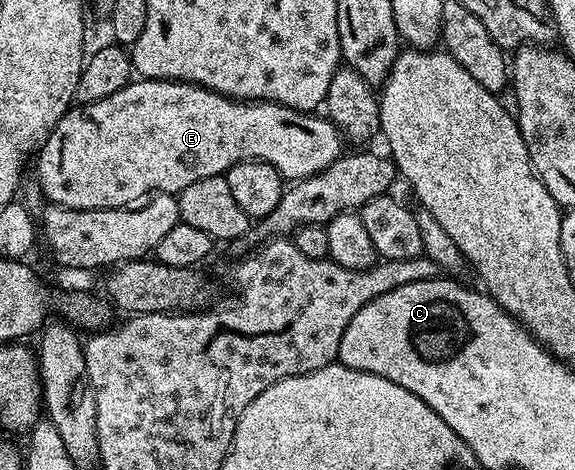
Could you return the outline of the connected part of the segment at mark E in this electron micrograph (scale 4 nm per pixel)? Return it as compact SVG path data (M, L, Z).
M133 79L126 87L122 87L122 91L114 91L110 99L102 99L93 105L69 108L64 118L56 124L54 131L46 139L44 146L38 151L38 156L35 158L37 161L34 180L40 187L43 200L53 205L61 205L67 209L123 209L152 194L179 195L183 189L190 187L190 183L198 183L198 179L227 174L230 167L243 161L265 161L275 167L281 177L289 182L301 181L310 175L320 173L326 167L330 167L330 163L337 161L342 156L340 145L342 146L340 132L332 126L327 116L317 115L315 112L300 113L285 105L277 105L274 101L237 101L235 97L224 97L212 89L204 89L200 85L193 85L187 81Z

